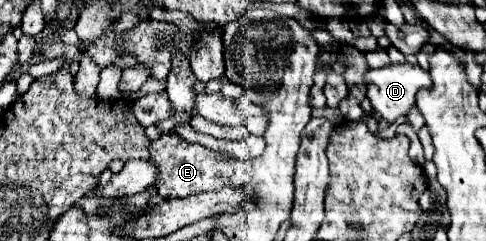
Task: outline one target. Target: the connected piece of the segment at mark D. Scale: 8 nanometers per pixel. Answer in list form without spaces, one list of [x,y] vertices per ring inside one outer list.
[[[390,64],[386,68],[380,70],[370,70],[366,74],[366,82],[368,82],[368,92],[366,96],[372,102],[372,108],[388,122],[396,122],[402,116],[408,116],[408,112],[416,106],[416,92],[418,88],[430,88],[432,86],[432,78],[428,72],[424,72],[418,64]]]

